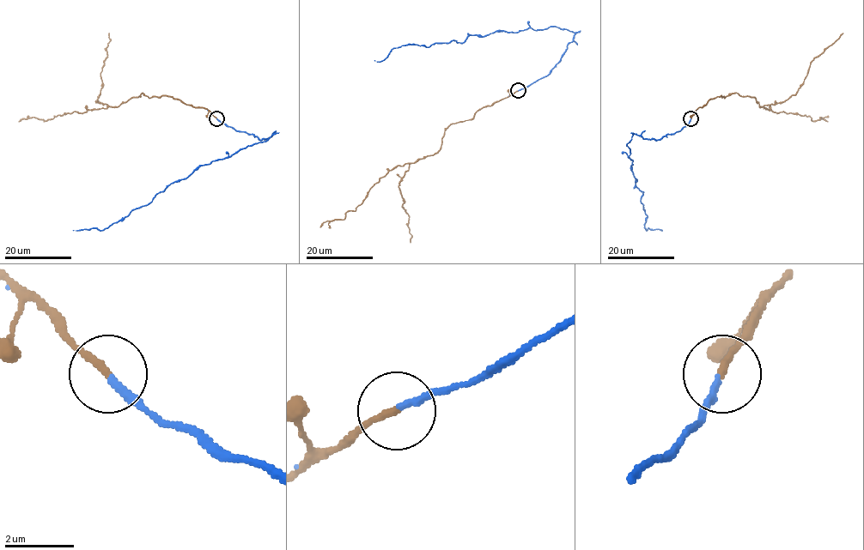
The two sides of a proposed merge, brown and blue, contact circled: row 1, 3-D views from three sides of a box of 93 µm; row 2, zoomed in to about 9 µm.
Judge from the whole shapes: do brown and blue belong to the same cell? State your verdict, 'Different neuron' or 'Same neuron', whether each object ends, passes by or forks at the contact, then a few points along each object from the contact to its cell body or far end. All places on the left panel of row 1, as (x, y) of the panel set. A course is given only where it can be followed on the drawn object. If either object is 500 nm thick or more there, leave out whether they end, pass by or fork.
Same neuron. At the ring brown ends. At the ring blue ends. Course of brown: (216, 118), (204, 108), (173, 96), (142, 93), (117, 106), (19, 121). Course of blue: (216, 119), (259, 140), (273, 134), (264, 142), (199, 166), (151, 201), (107, 227), (73, 230)

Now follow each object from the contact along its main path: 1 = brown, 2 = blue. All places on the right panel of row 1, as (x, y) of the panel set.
1: (690, 118), (708, 99), (738, 93), (777, 113), (828, 121)
2: (690, 119), (682, 129), (660, 139), (635, 134), (627, 144), (635, 185), (642, 192), (646, 230), (660, 230)

